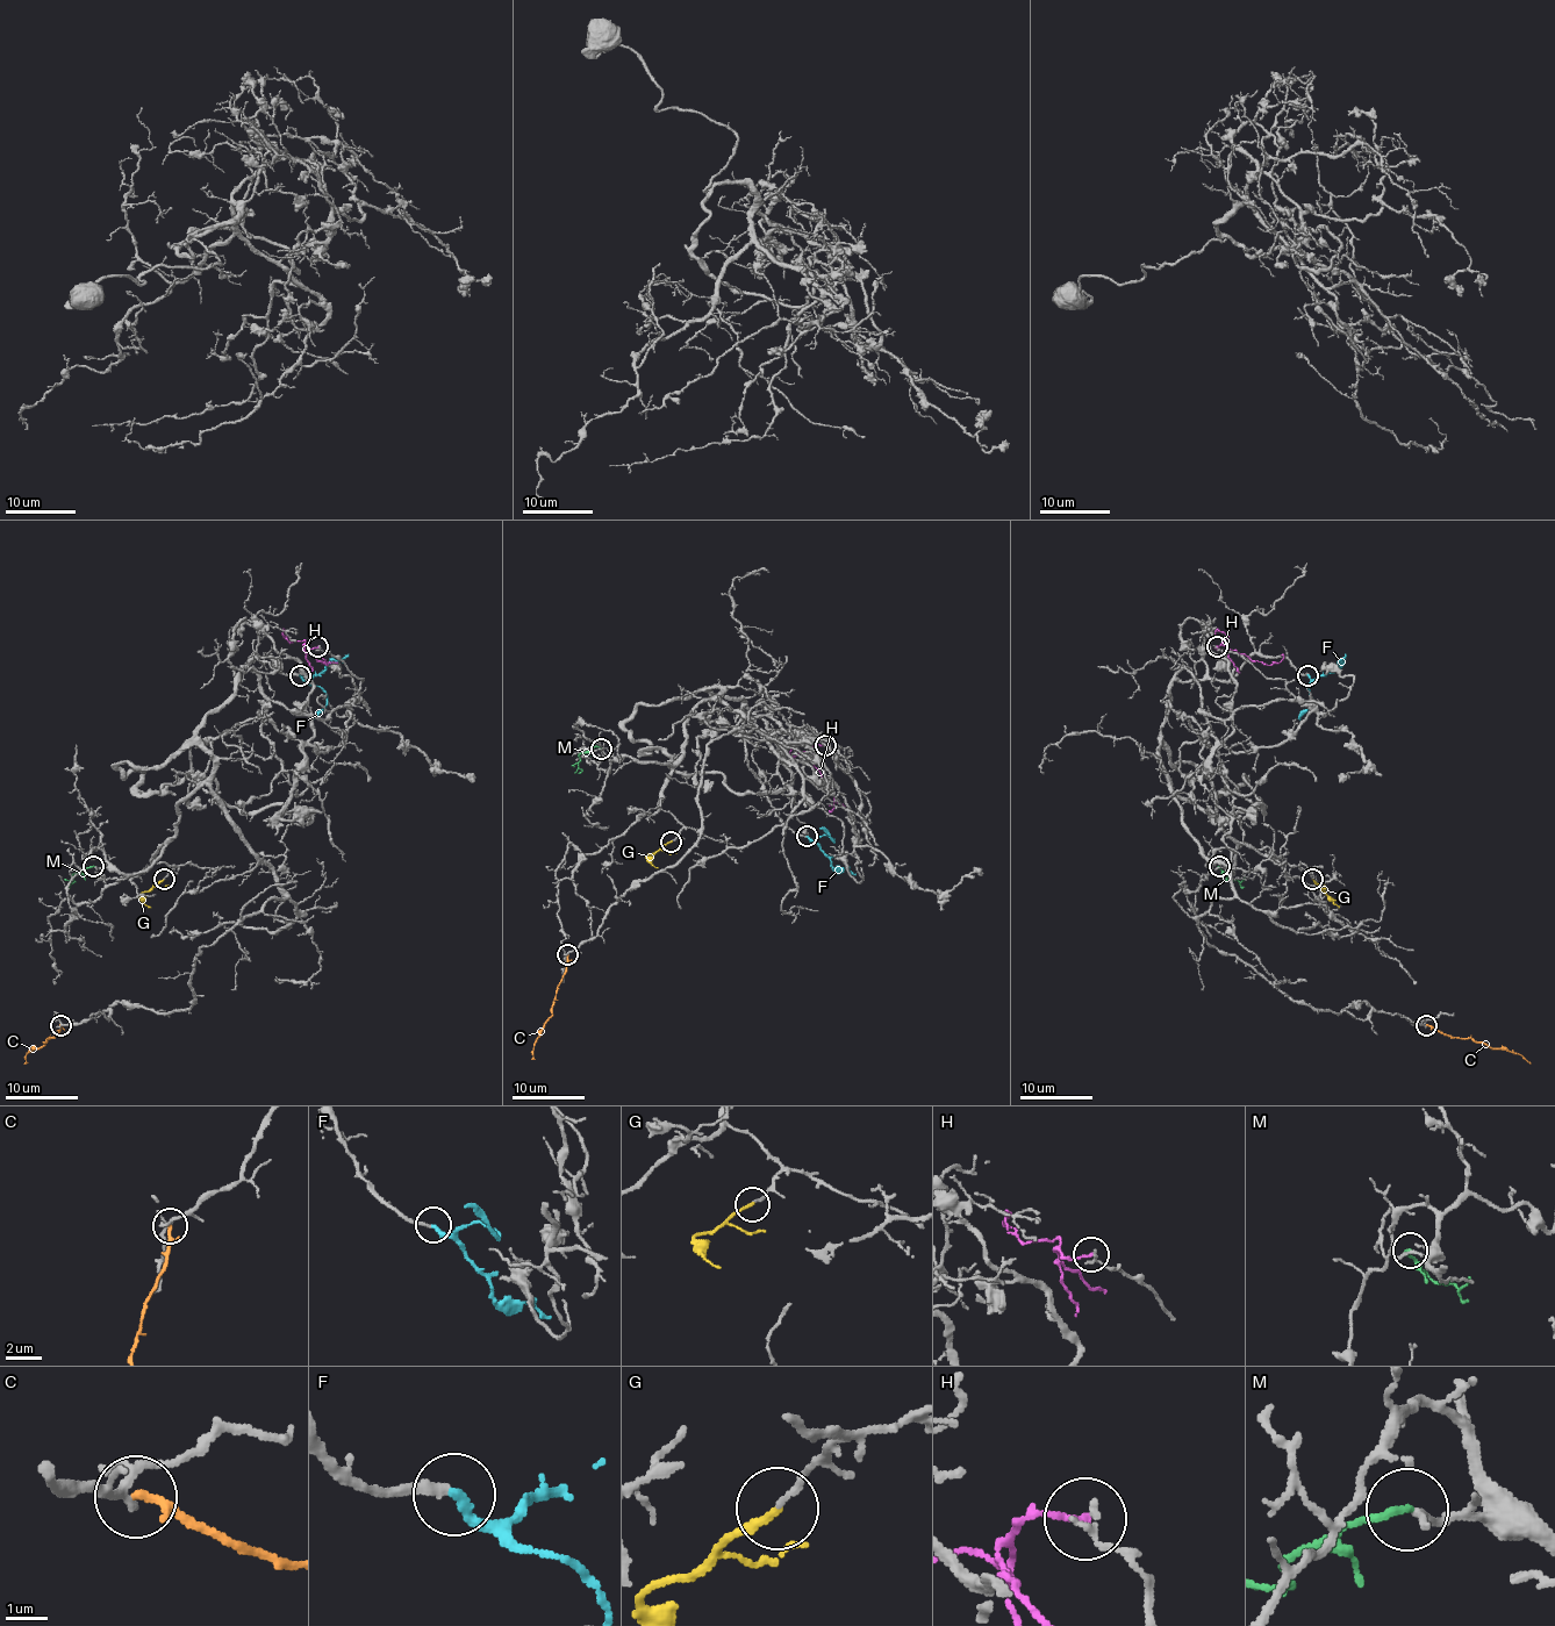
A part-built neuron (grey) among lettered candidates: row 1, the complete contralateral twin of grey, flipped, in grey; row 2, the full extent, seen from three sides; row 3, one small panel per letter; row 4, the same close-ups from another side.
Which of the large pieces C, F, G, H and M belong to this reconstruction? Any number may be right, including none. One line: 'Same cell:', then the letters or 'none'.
Same cell: F, G, M

